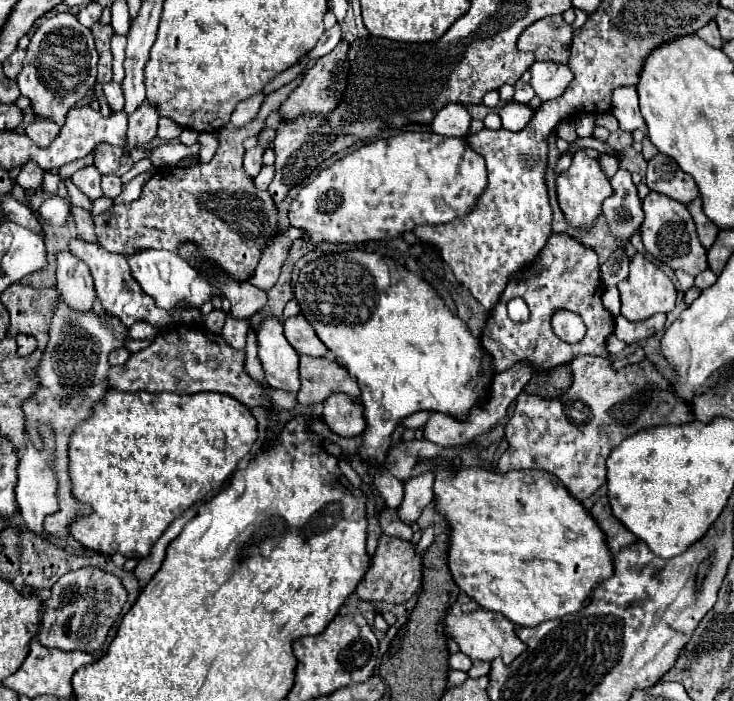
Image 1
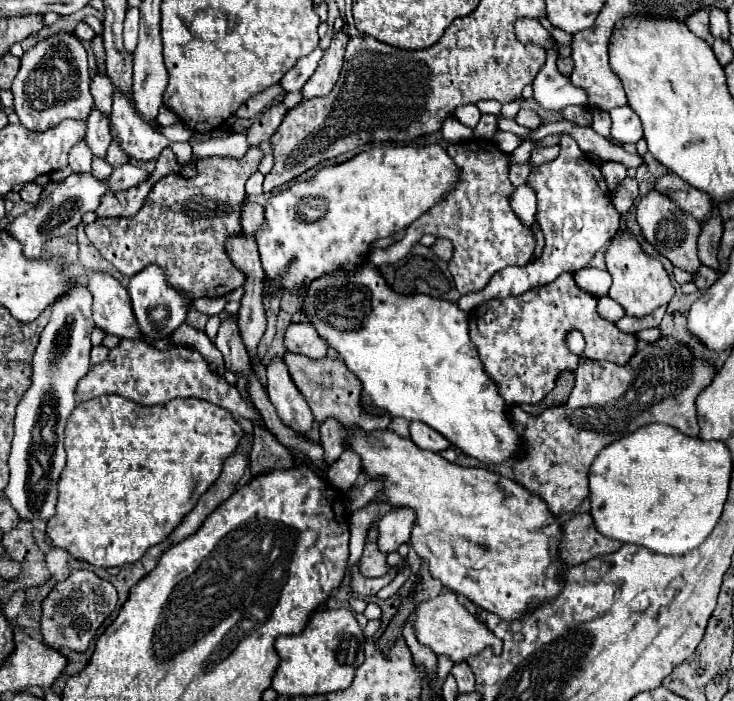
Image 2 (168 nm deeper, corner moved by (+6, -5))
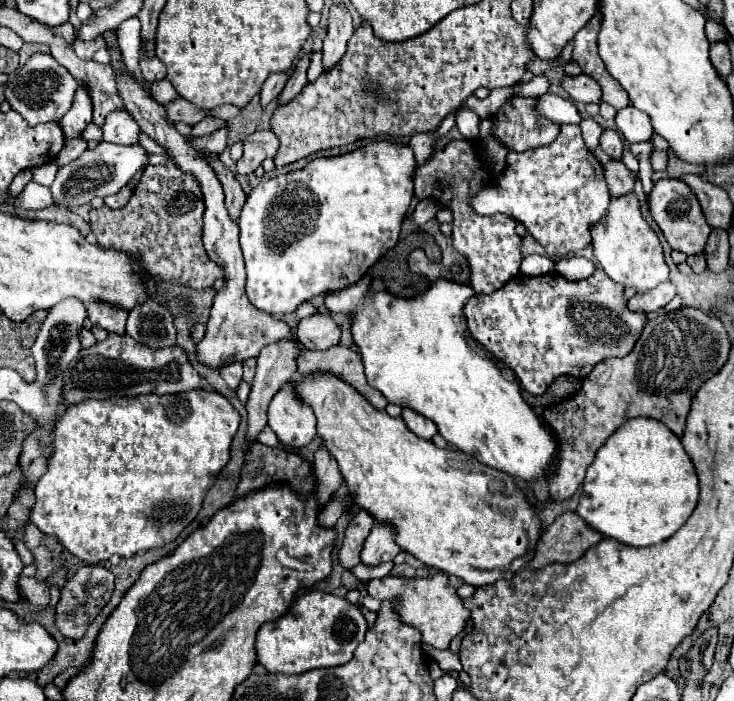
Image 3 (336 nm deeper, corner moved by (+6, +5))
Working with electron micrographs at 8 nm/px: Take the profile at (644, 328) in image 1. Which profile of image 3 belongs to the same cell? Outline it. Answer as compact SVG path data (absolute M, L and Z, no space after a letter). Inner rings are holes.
M664 282L658 288L646 292L646 294L636 294L634 298L628 300L628 310L632 312L656 312L660 308L664 308L672 298L676 296L676 286L672 282Z

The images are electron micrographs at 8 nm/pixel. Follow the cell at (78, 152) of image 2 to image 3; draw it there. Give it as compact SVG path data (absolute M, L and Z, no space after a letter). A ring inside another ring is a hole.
M80 84L76 90L74 106L64 114L64 118L60 120L60 126L64 130L64 136L70 140L70 138L82 138L82 132L90 122L92 122L92 102L90 102L88 90Z

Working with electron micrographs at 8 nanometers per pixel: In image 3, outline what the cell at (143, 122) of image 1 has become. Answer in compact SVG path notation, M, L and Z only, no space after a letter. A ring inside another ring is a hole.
M144 44L140 46L140 70L142 70L142 76L146 82L158 82L166 76L166 68L164 64L160 62L160 58L156 56L148 56L146 50L144 50Z

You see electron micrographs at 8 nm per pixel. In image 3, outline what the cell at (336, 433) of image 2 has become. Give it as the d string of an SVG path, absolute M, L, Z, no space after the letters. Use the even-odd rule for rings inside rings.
M324 444L314 454L314 470L316 470L316 480L318 480L316 494L318 494L320 504L324 506L342 484L342 474L336 466L336 458L332 458L328 450L324 450Z

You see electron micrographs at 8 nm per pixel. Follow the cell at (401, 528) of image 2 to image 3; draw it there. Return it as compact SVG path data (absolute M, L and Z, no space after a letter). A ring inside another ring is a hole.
M374 524L362 550L362 562L370 566L378 566L394 560L398 552L400 546L396 546L396 538L392 538L392 530L388 530L388 526Z

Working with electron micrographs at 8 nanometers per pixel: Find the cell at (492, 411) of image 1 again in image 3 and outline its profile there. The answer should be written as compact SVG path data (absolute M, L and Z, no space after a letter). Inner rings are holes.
M404 408L404 410L402 410L402 420L406 422L406 426L408 426L416 436L420 436L420 438L424 438L424 440L432 440L432 436L438 434L436 424L432 424L428 418L416 414L416 412L410 410L410 408Z

